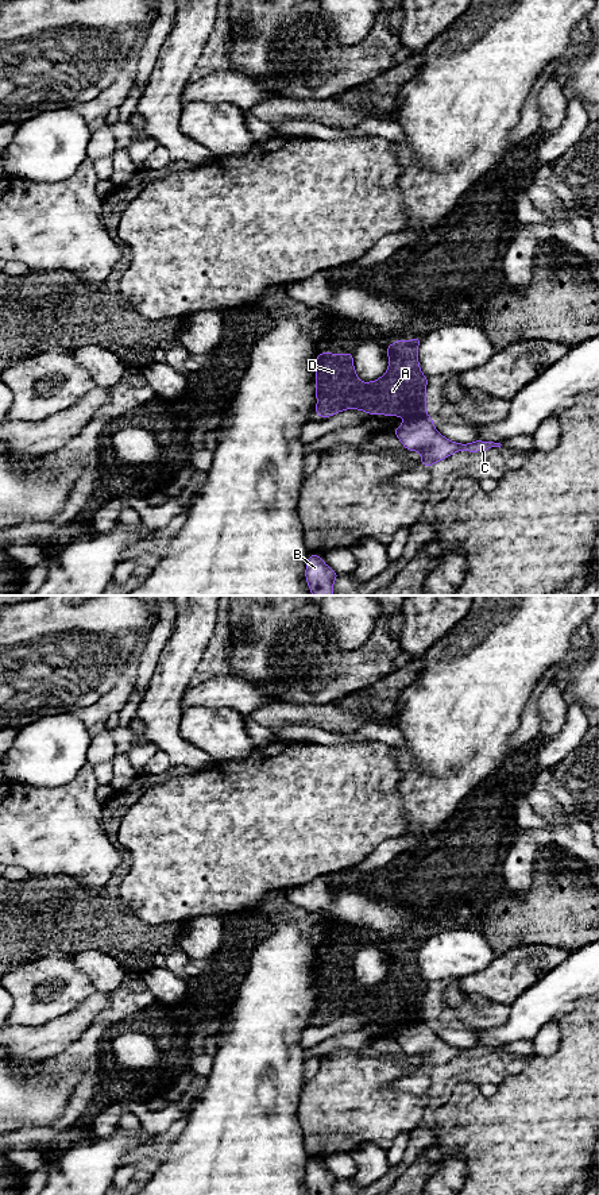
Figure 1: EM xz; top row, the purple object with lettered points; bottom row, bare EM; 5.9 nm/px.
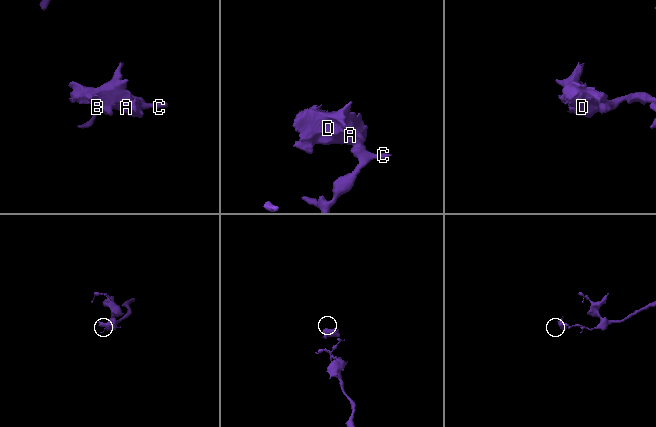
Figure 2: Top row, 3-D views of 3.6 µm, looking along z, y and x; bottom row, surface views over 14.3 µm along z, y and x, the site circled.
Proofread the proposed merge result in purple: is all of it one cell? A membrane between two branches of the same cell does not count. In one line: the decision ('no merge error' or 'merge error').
merge error

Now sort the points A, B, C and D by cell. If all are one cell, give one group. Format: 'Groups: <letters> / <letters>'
Groups: A D / B C

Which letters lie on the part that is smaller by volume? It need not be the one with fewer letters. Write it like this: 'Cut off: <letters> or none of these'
Cut off: A, D

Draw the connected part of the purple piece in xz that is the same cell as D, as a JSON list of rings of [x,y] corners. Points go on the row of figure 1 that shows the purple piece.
[[[414,336],[411,342],[397,339],[386,347],[389,356],[387,371],[378,379],[362,382],[353,366],[353,352],[341,355],[333,352],[318,352],[316,356],[316,398],[314,408],[317,417],[331,417],[347,409],[359,409],[370,415],[398,416],[416,419],[425,416],[426,385],[429,378],[420,369],[418,344],[422,338]]]

